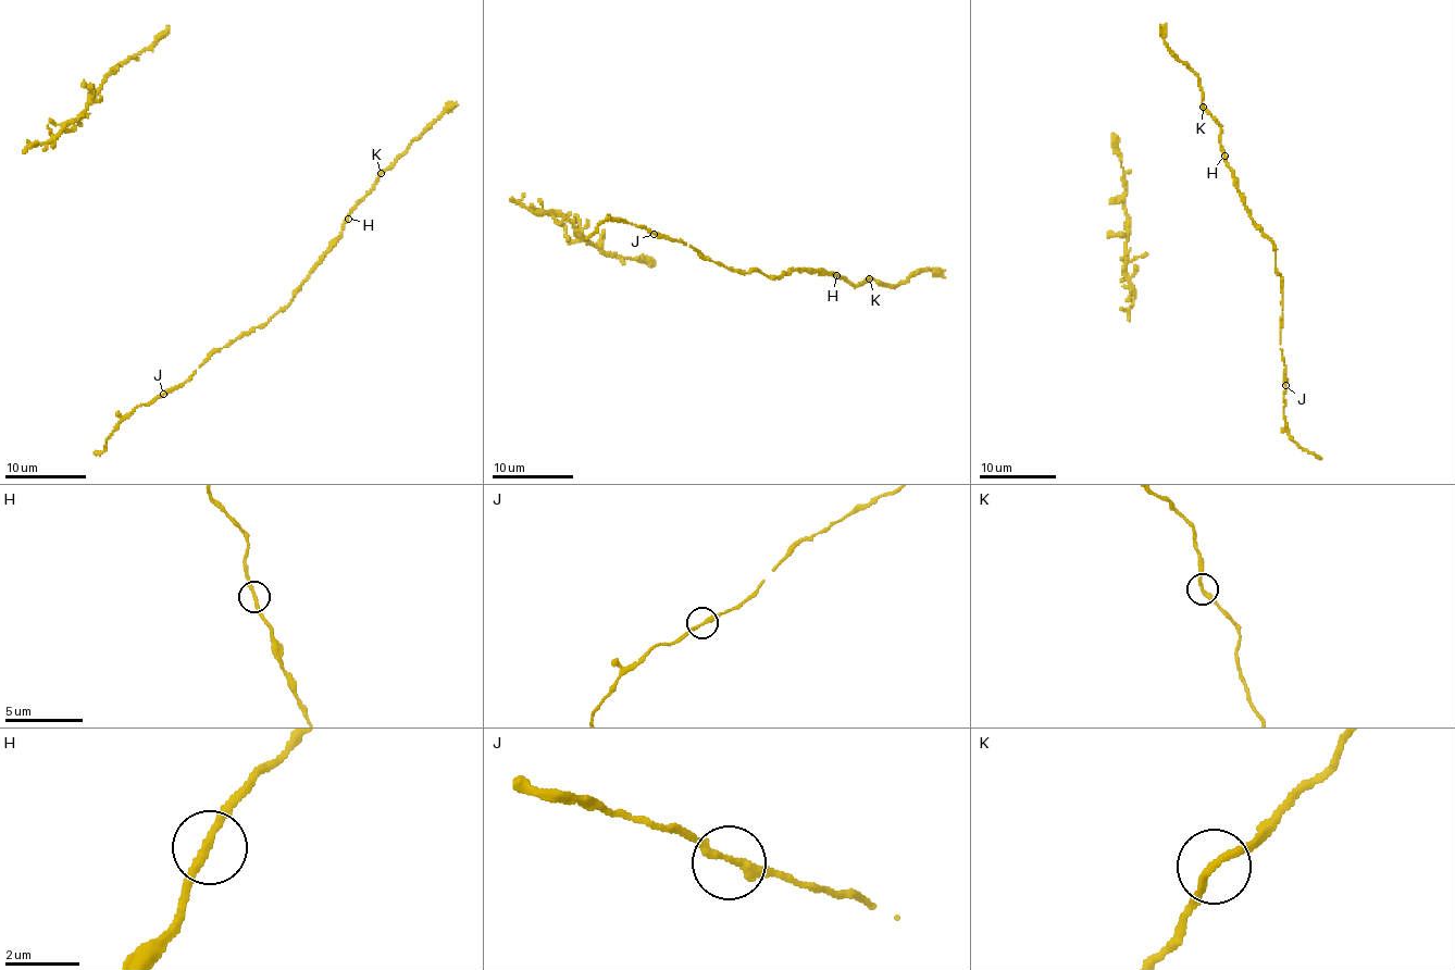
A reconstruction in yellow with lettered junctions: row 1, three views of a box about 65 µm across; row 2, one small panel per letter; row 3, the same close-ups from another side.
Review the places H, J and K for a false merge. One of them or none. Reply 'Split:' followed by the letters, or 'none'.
Split: K

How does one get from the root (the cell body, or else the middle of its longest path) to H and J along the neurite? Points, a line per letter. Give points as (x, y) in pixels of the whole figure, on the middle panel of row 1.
H: (867, 280), (855, 285), (836, 275)
J: (867, 280), (855, 285), (820, 268), (776, 276), (758, 270), (730, 270), (686, 243), (654, 234)

